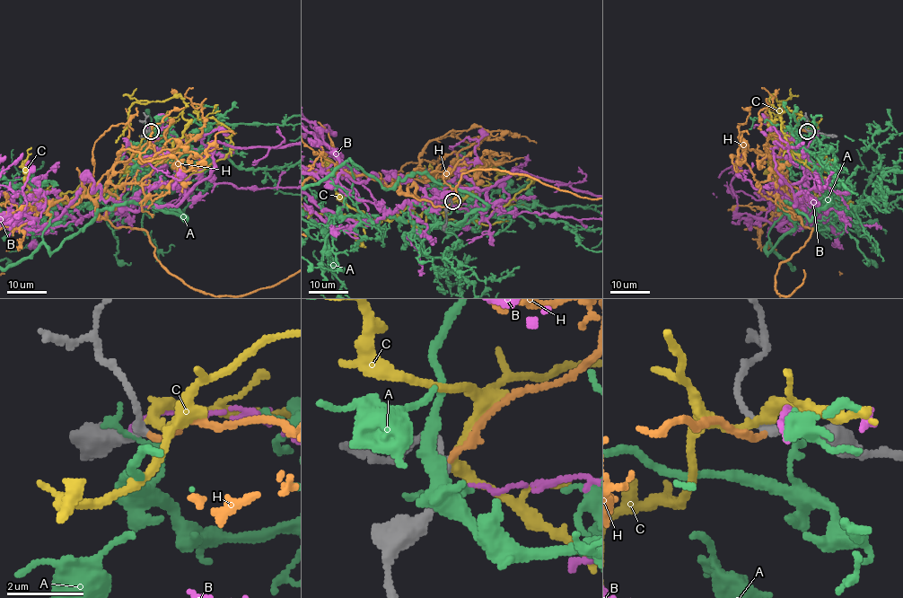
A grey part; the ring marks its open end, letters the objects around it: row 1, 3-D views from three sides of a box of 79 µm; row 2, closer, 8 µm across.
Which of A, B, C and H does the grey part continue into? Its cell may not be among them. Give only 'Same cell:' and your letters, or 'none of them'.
Same cell: H

